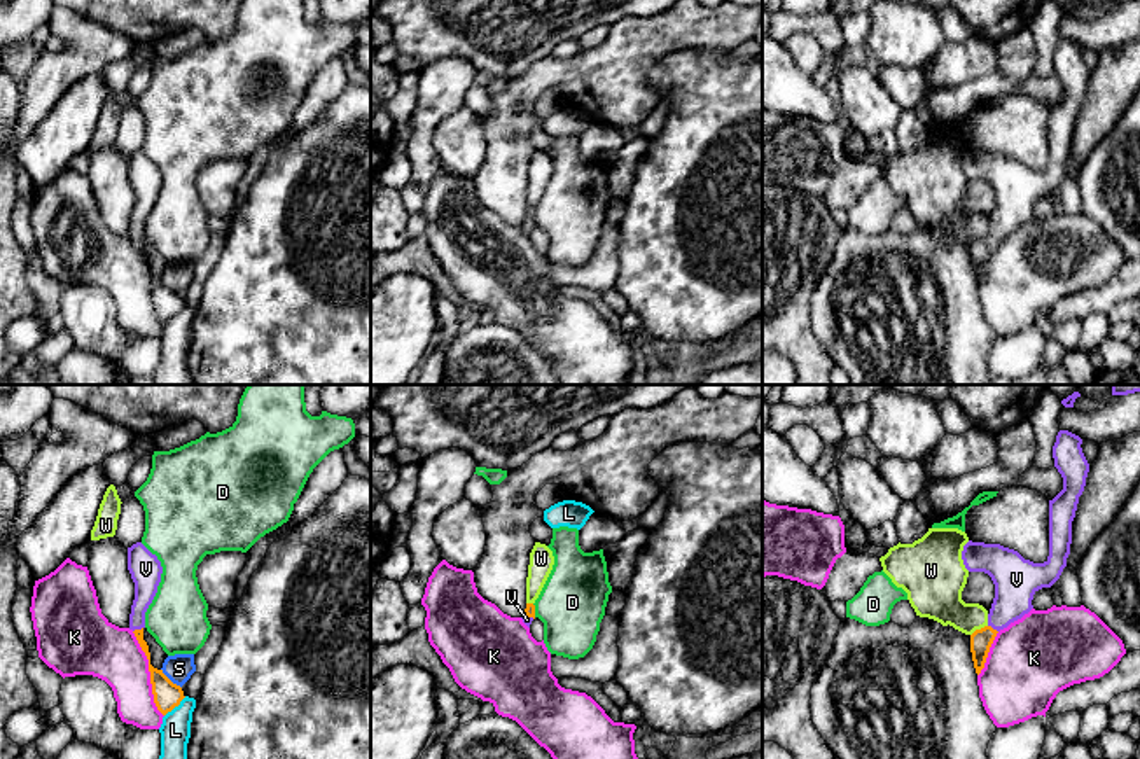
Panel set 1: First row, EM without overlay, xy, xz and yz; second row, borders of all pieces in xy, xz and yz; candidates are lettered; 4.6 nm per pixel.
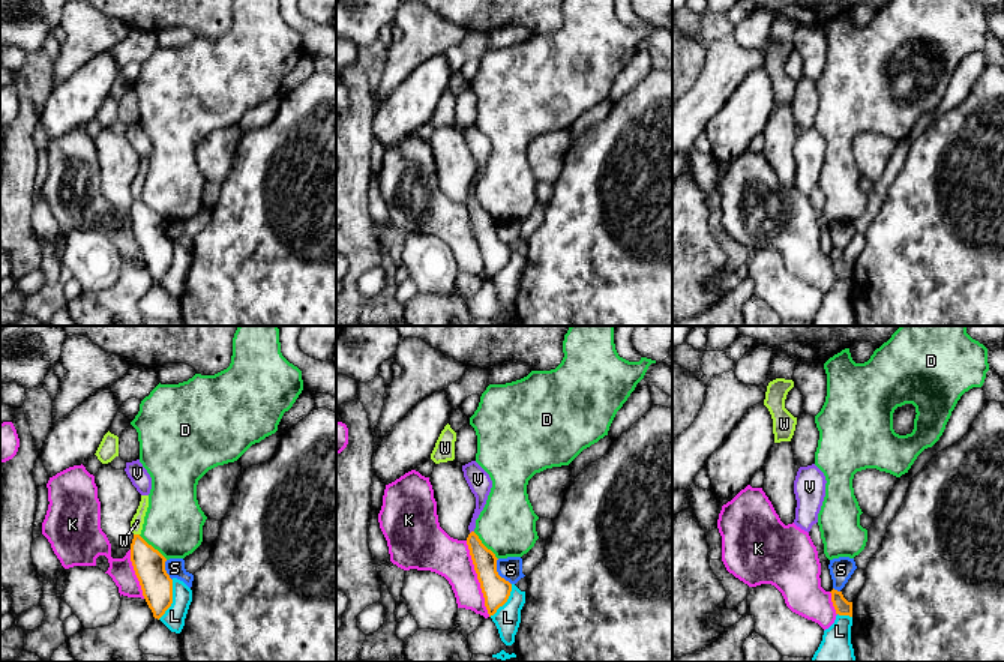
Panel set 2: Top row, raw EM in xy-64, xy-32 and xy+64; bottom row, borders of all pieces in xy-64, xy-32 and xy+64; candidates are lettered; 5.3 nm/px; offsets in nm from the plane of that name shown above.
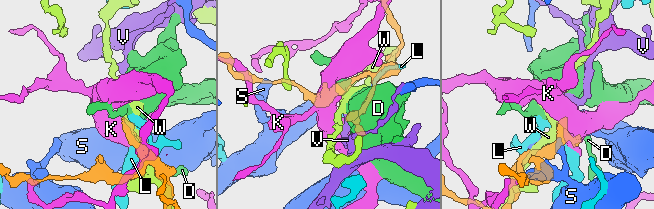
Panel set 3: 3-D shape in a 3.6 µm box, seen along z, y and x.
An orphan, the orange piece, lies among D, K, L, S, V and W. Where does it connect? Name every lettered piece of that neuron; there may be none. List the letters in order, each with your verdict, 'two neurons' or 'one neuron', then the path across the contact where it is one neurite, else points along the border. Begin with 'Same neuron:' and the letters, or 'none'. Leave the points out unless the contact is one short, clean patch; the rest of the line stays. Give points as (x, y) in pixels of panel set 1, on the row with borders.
Same neuron: V
D: two neurons; border along xz (532, 604), (535, 616)
K: two neurons
L: two neurons
S: two neurons
V: one neuron; runs through xy (158, 679), (137, 630), (145, 577)
W: two neurons

